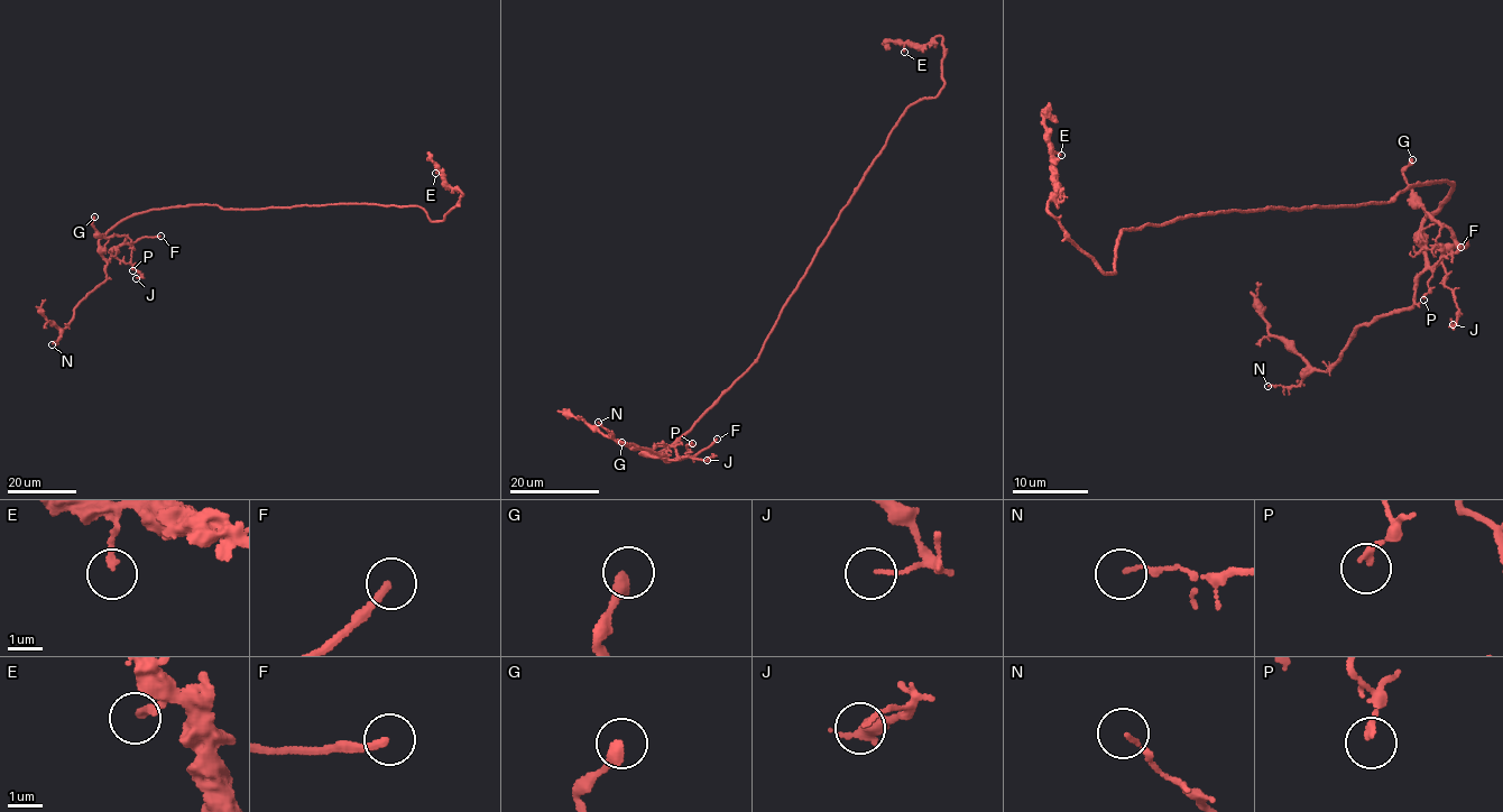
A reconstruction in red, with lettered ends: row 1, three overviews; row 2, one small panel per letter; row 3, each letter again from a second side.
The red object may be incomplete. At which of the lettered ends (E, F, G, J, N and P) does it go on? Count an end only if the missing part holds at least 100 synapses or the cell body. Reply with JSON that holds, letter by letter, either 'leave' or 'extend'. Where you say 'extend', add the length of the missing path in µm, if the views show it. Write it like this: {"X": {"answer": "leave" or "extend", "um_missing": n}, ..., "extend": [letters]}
{"E": {"answer": "leave"}, "F": {"answer": "extend", "um_missing": 50}, "G": {"answer": "leave"}, "J": {"answer": "leave"}, "N": {"answer": "leave"}, "P": {"answer": "leave"}, "extend": ["F"]}

